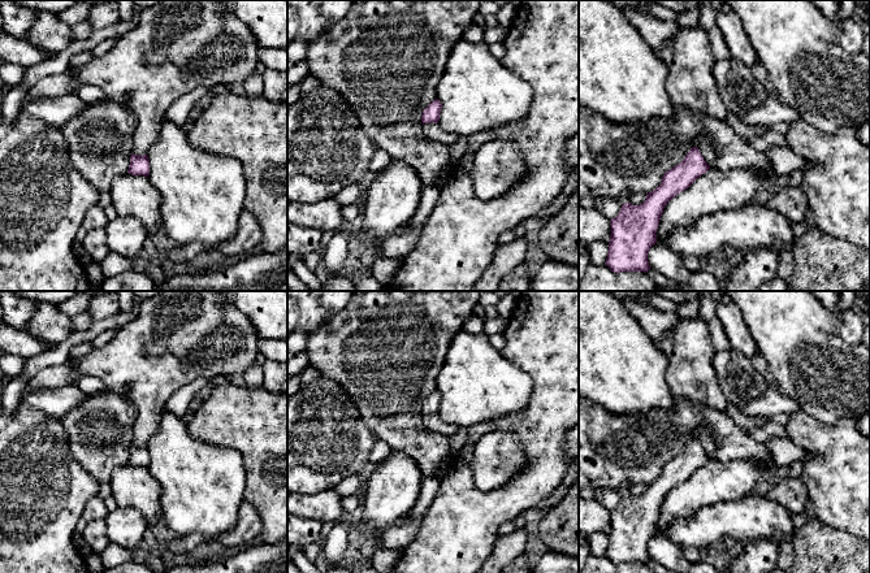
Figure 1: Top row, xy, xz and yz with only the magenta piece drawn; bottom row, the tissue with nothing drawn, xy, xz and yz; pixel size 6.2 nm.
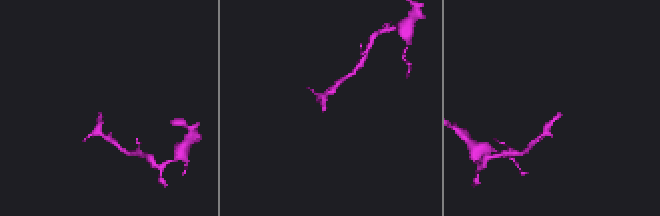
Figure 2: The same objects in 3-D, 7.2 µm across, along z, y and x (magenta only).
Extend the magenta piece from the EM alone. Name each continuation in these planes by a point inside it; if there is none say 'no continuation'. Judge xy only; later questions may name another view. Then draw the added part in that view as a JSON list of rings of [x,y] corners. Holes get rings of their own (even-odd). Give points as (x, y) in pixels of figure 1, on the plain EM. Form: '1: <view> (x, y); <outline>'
1: xy (178, 337); [[[161,291],[140,304],[137,318],[117,329],[112,342],[101,348],[94,348],[83,357],[73,359],[73,365],[77,378],[95,376],[104,382],[107,391],[121,395],[135,405],[138,417],[131,444],[143,447],[159,430],[165,403],[176,391],[199,378],[216,382],[234,373],[244,373],[260,360],[260,340],[248,318],[226,304],[220,291]]]

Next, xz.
1: xz (432, 422); [[[434,413],[424,414],[423,424],[429,431],[445,435],[447,438],[456,434],[459,429],[459,426],[456,426],[455,424],[445,422],[440,418],[438,414]]]

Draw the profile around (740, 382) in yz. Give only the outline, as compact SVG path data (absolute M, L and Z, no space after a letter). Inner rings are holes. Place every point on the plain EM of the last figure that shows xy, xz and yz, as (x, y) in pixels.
M733 348L715 352L713 366L717 372L717 377L727 403L740 405L762 396L769 390L765 376L753 368L752 360Z

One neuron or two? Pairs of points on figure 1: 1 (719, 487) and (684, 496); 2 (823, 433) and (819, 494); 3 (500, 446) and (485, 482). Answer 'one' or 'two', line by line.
1: one
2: one
3: one

